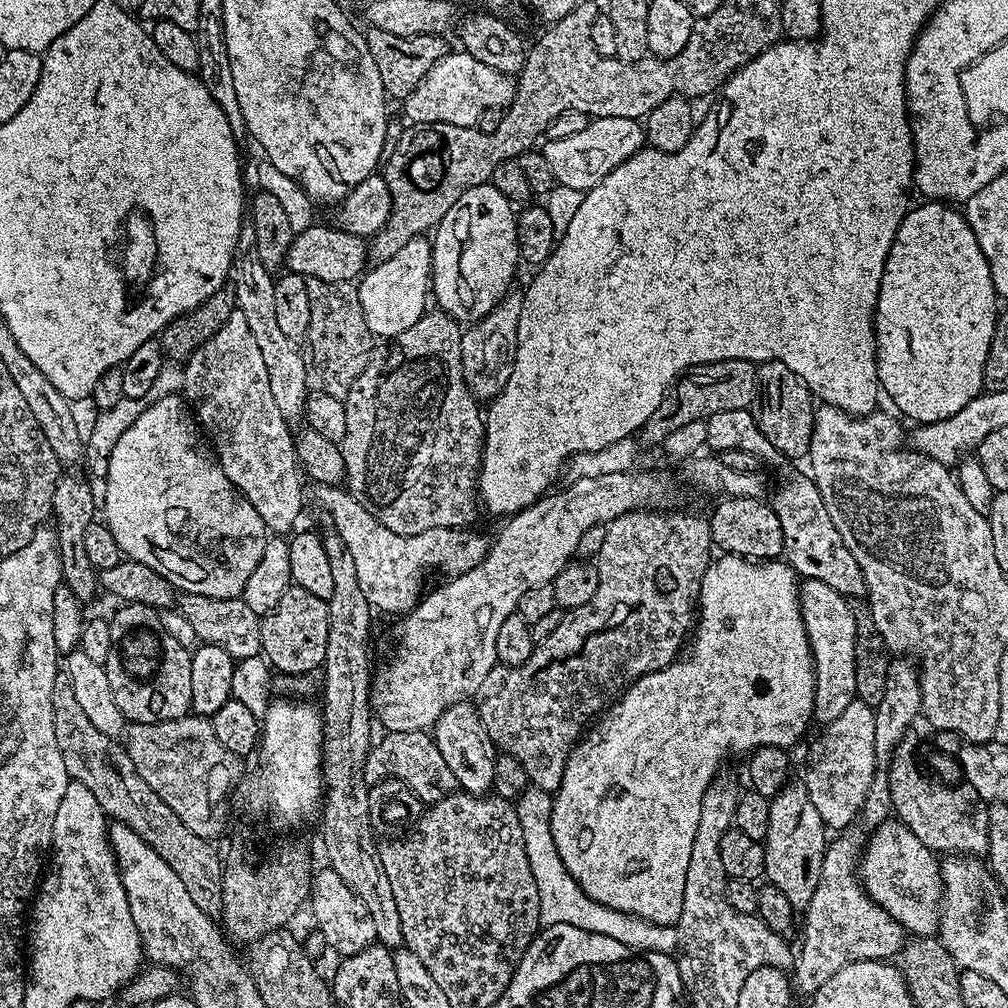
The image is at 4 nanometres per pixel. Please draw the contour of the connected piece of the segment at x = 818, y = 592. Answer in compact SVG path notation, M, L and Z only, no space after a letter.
M805 579L800 585L800 613L811 646L815 674L813 719L827 726L856 699L857 674L854 665L854 646L857 626L850 613L847 597L817 579Z

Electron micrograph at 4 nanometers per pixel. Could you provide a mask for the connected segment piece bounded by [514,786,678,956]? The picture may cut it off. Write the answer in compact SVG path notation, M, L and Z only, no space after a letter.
M529 786L514 801L518 823L522 825L522 842L526 846L526 862L530 862L530 874L534 874L534 886L538 886L541 925L544 928L559 924L578 926L578 930L614 938L614 942L622 942L624 949L632 948L635 952L653 952L672 956L678 946L678 930L675 926L646 922L646 918L610 910L610 906L602 906L594 902L594 898L587 896L582 886L578 886L570 870L566 870L558 854L558 846L554 846L554 834L550 830L552 798L553 793Z

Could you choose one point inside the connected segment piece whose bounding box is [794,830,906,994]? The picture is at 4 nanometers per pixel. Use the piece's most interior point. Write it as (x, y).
(842, 925)

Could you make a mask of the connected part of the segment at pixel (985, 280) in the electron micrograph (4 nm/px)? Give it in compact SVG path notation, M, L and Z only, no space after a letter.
M920 202L917 206L909 207L908 213L904 215L904 221L898 226L894 242L890 246L890 254L886 258L886 266L882 274L882 282L878 290L878 302L876 303L876 365L878 366L878 378L880 379L881 389L885 393L892 395L892 400L896 403L895 411L901 417L909 416L916 420L917 425L933 424L939 420L950 418L979 396L984 388L984 367L986 358L990 350L990 342L994 338L996 329L996 317L998 315L998 297L994 290L994 278L990 274L990 266L986 262L986 254L978 246L978 238L974 238L974 230L968 224L967 215L960 212L959 207L953 206L948 202Z

